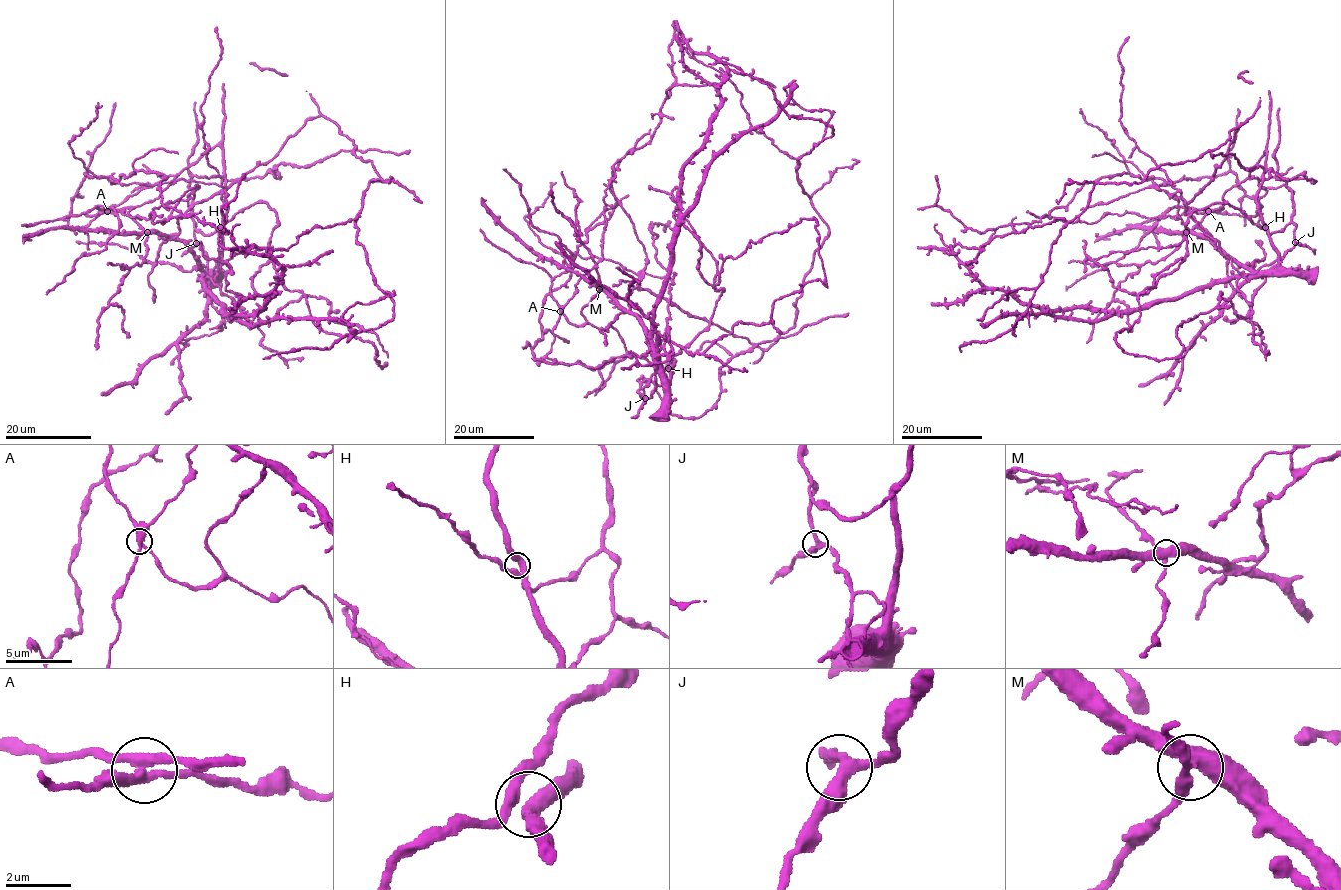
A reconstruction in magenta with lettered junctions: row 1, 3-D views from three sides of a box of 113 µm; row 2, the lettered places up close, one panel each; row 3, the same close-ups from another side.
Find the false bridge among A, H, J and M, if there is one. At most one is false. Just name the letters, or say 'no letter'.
A

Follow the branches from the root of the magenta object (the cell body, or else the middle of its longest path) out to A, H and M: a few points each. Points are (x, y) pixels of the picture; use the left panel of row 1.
A: (236, 181), (193, 203), (177, 218), (180, 231), (174, 237), (147, 233), (128, 213), (134, 208), (107, 211)
H: (236, 181), (193, 203), (177, 218), (176, 237), (192, 250), (206, 274), (212, 273), (220, 258), (220, 227)
M: (236, 181), (193, 203), (177, 218), (180, 231), (174, 237), (147, 232)

